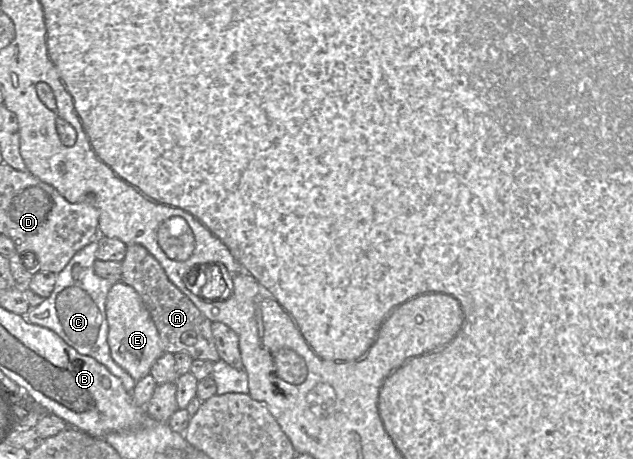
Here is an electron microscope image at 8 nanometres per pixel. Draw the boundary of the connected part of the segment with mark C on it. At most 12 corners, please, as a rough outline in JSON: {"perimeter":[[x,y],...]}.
{"perimeter":[[97,239],[57,274],[25,318],[96,359],[131,392],[112,359],[106,299],[118,281],[95,273]]}

